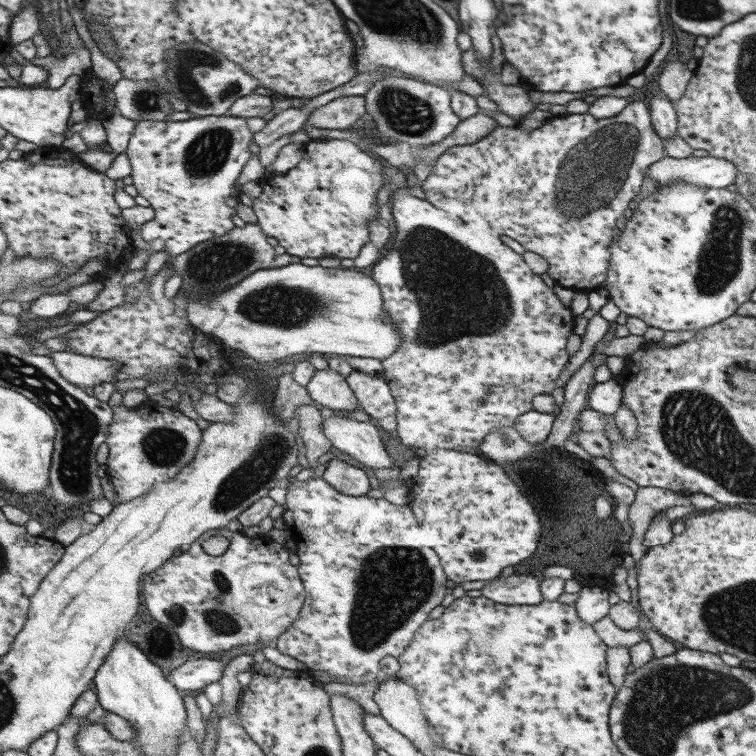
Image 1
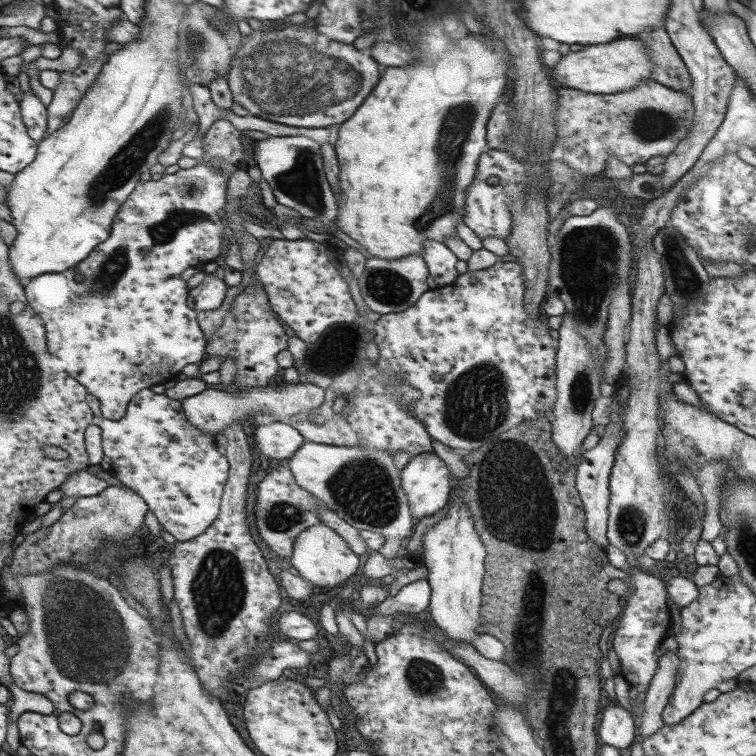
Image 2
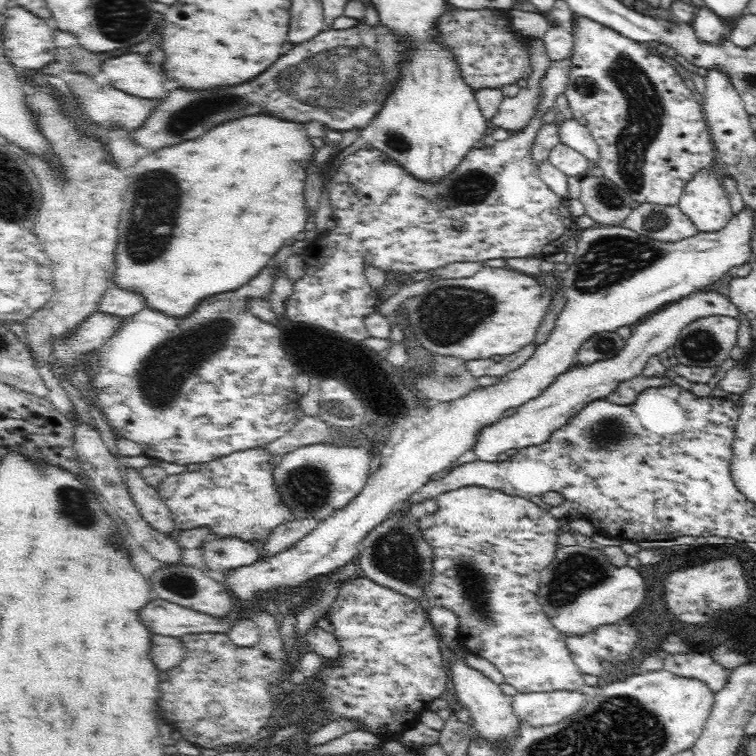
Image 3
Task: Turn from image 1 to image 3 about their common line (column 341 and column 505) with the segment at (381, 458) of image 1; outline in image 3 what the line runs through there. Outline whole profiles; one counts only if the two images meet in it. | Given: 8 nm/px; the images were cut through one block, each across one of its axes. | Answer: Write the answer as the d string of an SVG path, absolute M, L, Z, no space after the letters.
M703 288L664 305L650 318L640 319L631 327L631 336L625 340L622 350L614 358L589 365L575 364L572 369L557 376L557 379L538 398L519 406L513 415L504 416L498 422L482 428L472 448L478 460L487 463L496 462L500 452L542 444L551 432L565 425L584 408L584 405L606 398L622 381L631 379L634 375L642 375L646 361L651 356L672 347L680 331L687 324L716 315L736 319L738 309L731 300L726 300L717 291Z

